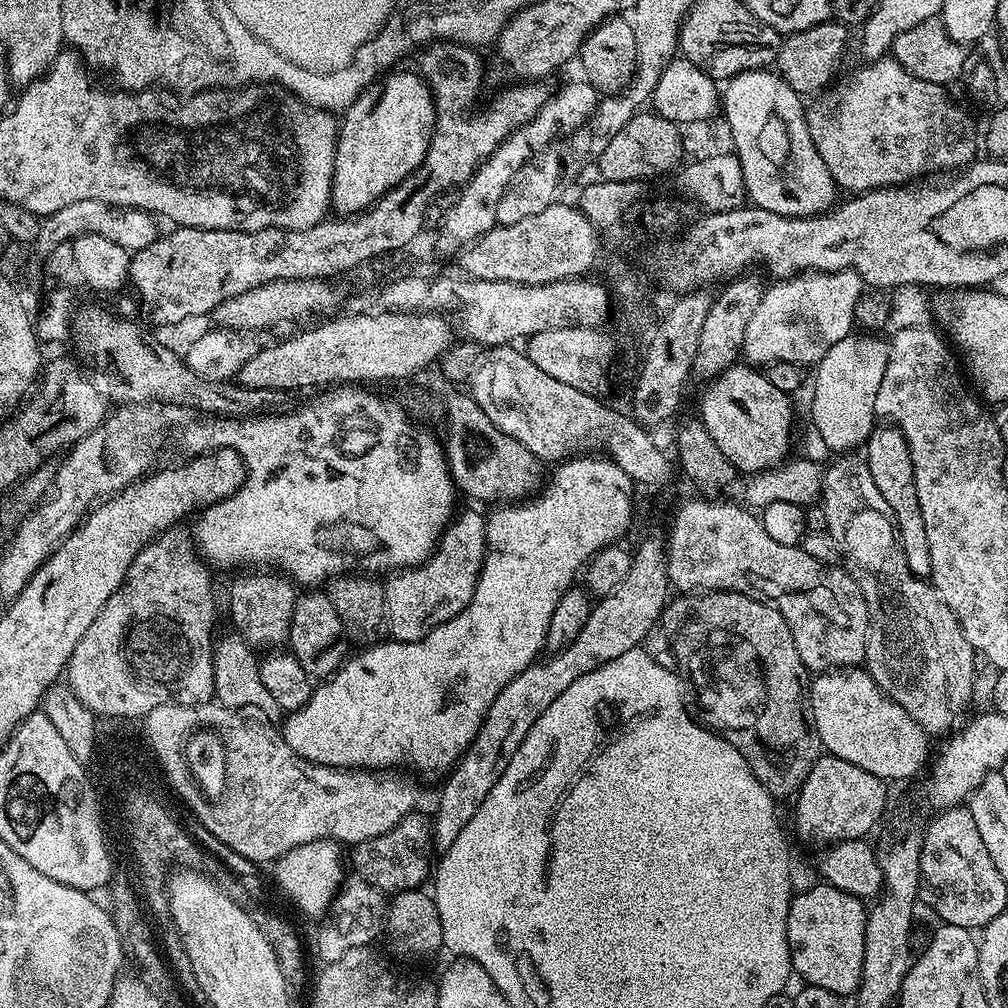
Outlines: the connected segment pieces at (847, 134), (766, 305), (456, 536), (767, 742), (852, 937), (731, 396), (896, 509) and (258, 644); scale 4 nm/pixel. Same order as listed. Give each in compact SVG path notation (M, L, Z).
M879 58L865 63L863 66L865 68L860 68L853 74L852 80L845 82L844 89L841 90L840 98L837 101L832 100L829 104L816 104L813 108L811 105L806 112L808 117L808 129L812 135L814 146L822 158L826 170L830 170L830 174L835 178L837 189L844 191L845 188L848 194L859 194L861 192L873 192L875 188L908 186L913 182L919 181L921 178L931 177L928 176L931 172L948 172L944 174L952 174L973 163L974 157L977 155L977 153L975 154L976 124L968 117L968 112L962 105L955 104L955 102L948 97L949 89L945 87L945 85L926 82L922 78L914 78L898 61L891 58Z
M802 272L788 280L776 280L764 289L762 302L758 302L758 310L754 310L750 323L746 325L743 359L752 366L769 364L798 364L815 366L834 346L834 342L842 342L842 338L853 335L856 324L856 307L862 299L866 285L857 272Z
M464 512L455 517L440 535L440 541L432 555L415 568L402 568L387 577L384 584L388 631L391 639L402 642L418 642L430 634L442 622L450 622L474 598L484 555L488 553L486 542L487 519L476 512Z
M700 590L677 597L677 600L675 597L665 604L658 624L661 629L664 627L666 635L672 636L675 667L682 673L687 695L696 699L699 719L712 731L720 733L734 750L738 750L738 754L742 754L742 758L746 758L754 778L762 782L771 796L795 797L822 749L816 728L806 711L806 685L810 673L798 654L798 646L794 646L794 636L790 634L790 626L786 626L786 618L782 618L771 604L763 604L741 592Z
M816 882L813 888L808 888L805 892L797 891L792 897L792 905L788 911L786 918L786 934L788 935L788 949L792 955L792 971L798 977L801 976L801 981L804 984L813 984L814 986L822 986L822 990L830 990L836 996L848 998L855 993L860 987L860 975L862 974L862 962L864 961L864 947L866 946L866 922L868 921L868 908L865 901L858 896L851 896L842 890L838 890L833 884L825 884Z
M737 362L719 376L707 381L704 393L700 396L700 419L710 430L710 438L726 454L726 458L737 470L744 474L765 472L767 468L774 468L777 464L785 463L789 455L788 447L792 444L792 404L789 393L778 390L768 380L763 371L749 366L744 362Z
M876 426L868 435L862 448L862 459L870 466L870 474L886 498L892 516L896 519L896 530L900 533L900 545L906 554L906 566L916 576L928 578L932 575L930 566L930 541L926 538L926 521L922 518L922 506L918 506L918 486L914 478L914 462L906 438L895 426Z
M248 570L232 584L228 592L228 612L232 615L235 635L253 648L276 650L287 641L290 622L294 618L294 606L298 599L298 588L287 576L276 570Z

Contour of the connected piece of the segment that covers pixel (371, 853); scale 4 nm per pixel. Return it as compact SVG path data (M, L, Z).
M414 811L406 818L402 818L402 822L386 830L386 834L378 834L378 838L366 838L361 844L355 845L351 849L351 871L366 878L366 882L370 882L385 894L419 889L427 876L429 879L434 868L432 825L420 815L419 811Z

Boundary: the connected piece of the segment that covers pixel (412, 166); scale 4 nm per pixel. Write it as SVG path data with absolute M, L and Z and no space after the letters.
M392 70L375 84L369 84L352 105L343 113L336 133L336 157L332 175L332 208L340 214L359 214L372 207L394 186L424 163L436 125L436 107L432 92L424 77L412 72Z

